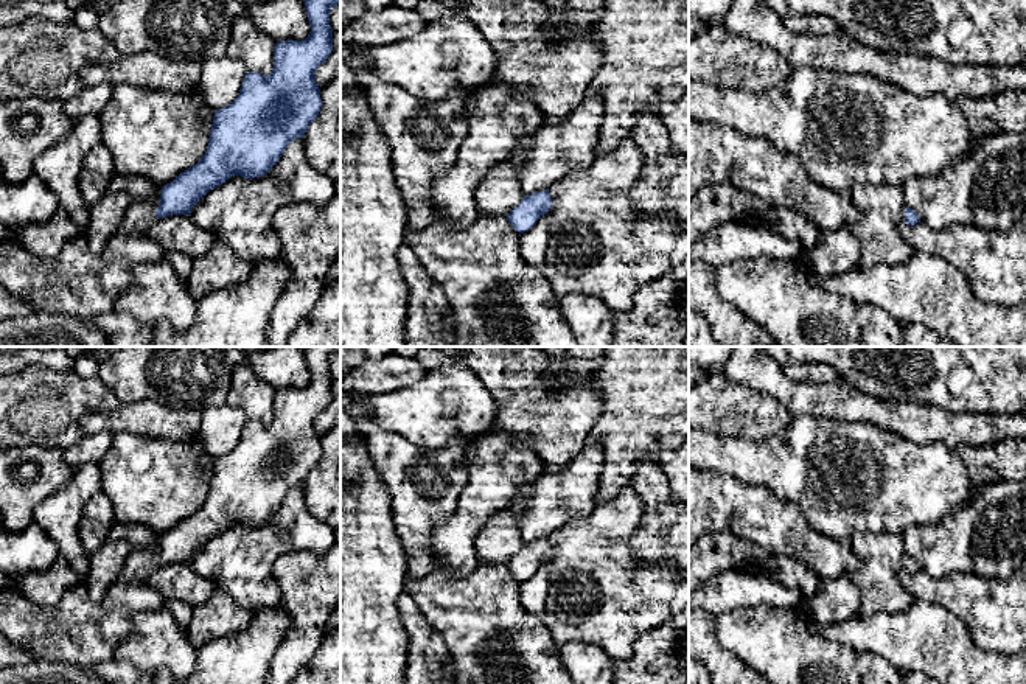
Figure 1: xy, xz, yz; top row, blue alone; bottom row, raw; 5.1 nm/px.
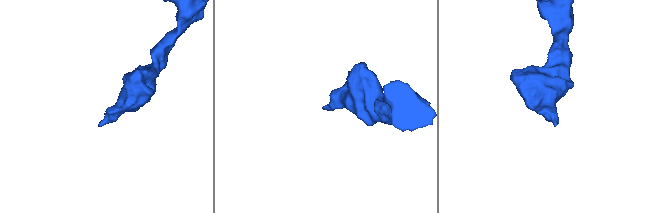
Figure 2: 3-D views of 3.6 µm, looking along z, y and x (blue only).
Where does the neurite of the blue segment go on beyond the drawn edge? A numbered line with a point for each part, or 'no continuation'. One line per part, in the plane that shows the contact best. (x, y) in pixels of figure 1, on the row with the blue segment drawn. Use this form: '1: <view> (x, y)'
1: xy (78, 282)

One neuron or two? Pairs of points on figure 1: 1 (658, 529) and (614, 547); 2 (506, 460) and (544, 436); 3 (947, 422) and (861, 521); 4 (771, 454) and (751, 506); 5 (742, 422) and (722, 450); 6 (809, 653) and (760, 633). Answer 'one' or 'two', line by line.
1: two
2: two
3: two
4: two
5: two
6: one

